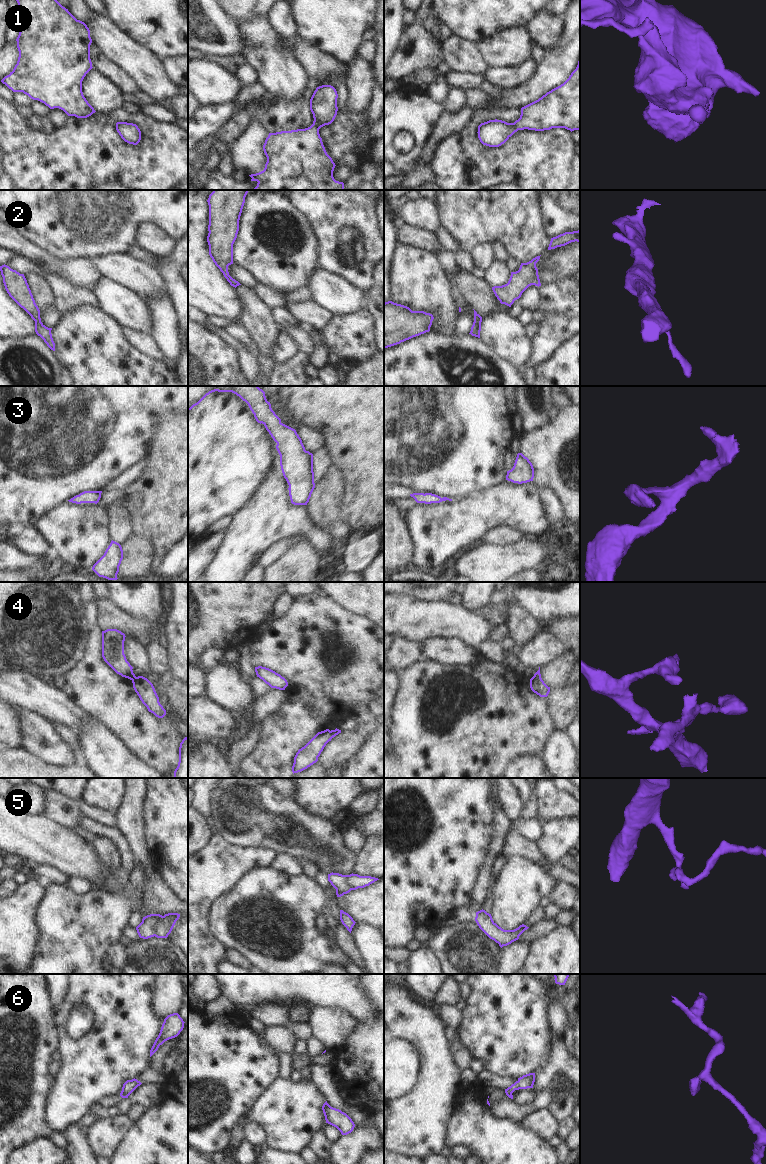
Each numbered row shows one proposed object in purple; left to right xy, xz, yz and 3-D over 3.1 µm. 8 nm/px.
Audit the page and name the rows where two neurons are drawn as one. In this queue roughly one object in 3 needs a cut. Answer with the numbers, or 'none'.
none.

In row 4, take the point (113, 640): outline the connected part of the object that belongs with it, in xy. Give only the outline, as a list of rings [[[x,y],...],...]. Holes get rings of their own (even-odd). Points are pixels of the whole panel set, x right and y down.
[[[117,629],[102,631],[102,657],[104,661],[119,675],[128,678],[133,688],[148,711],[158,718],[166,715],[166,710],[159,702],[153,684],[145,677],[136,677],[133,667],[124,654],[125,634]]]

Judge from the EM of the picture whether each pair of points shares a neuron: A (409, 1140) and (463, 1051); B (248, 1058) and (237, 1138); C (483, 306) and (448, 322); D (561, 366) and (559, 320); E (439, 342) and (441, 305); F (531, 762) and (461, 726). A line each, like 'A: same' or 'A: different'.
A: different
B: different
C: different
D: different
E: different
F: different

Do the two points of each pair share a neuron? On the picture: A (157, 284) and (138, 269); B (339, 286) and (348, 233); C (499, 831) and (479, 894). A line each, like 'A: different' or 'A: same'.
A: same
B: different
C: same

